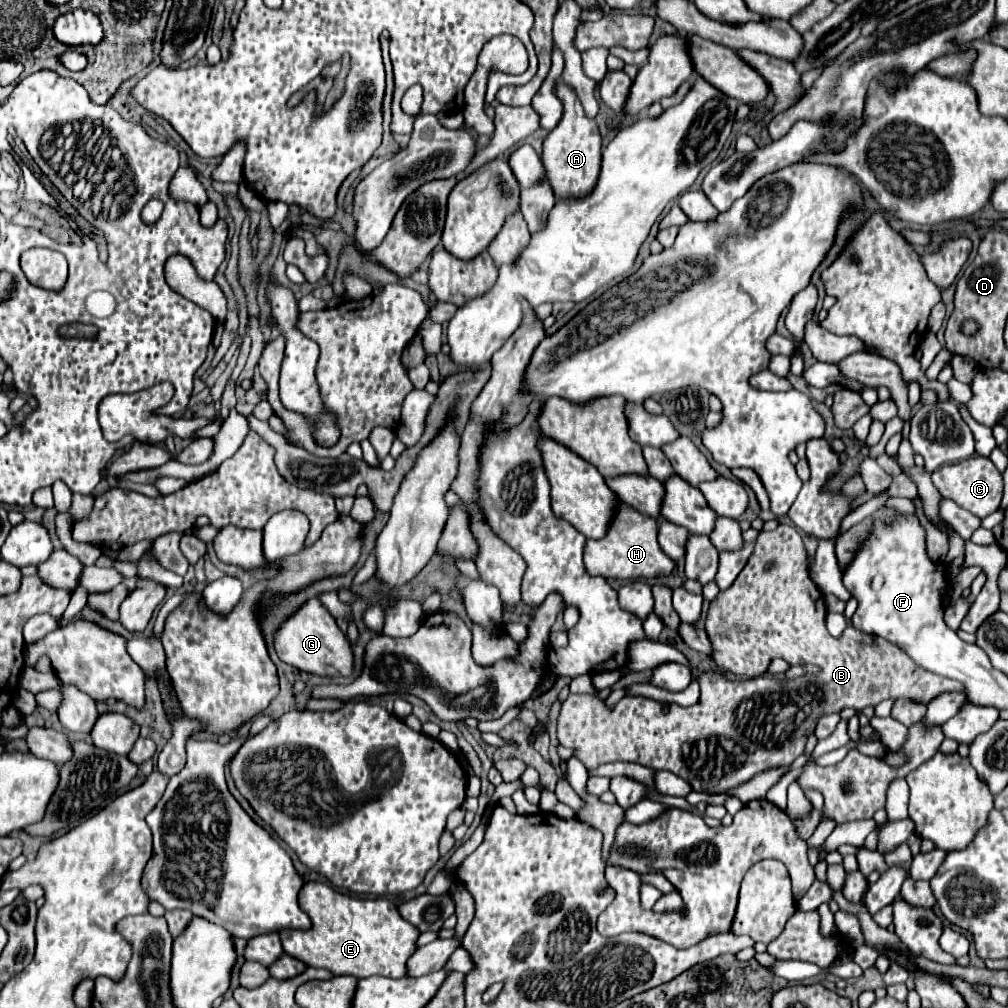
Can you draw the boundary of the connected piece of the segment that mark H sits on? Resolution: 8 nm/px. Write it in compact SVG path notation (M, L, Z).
M618 500L616 512L612 516L608 534L602 540L586 540L584 546L584 566L586 572L592 576L604 578L654 578L654 576L668 576L674 570L674 562L660 550L658 540L658 520L632 510L632 506L624 506Z

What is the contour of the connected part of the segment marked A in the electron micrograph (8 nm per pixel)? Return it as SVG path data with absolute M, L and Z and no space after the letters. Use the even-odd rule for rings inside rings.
M558 80L554 86L554 92L564 106L564 114L562 114L558 126L544 140L542 164L544 164L548 182L556 194L556 198L586 196L598 182L598 174L600 174L600 160L602 160L600 132L598 132L596 122L584 114L584 108L582 108L576 92L572 90L572 86L568 86L564 80Z

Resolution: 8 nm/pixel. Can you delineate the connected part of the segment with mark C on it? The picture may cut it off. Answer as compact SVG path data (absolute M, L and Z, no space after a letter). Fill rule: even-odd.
M974 456L974 466L970 462L956 462L942 466L932 474L932 480L944 498L952 498L958 506L972 512L978 518L986 518L990 512L998 510L1003 496L1003 477L996 466L982 456Z

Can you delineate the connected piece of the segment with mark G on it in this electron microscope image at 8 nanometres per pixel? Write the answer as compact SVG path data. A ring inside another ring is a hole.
M318 598L304 602L288 620L282 622L274 634L274 648L282 662L316 676L350 676L354 668L354 656L348 638L340 632L336 620Z

